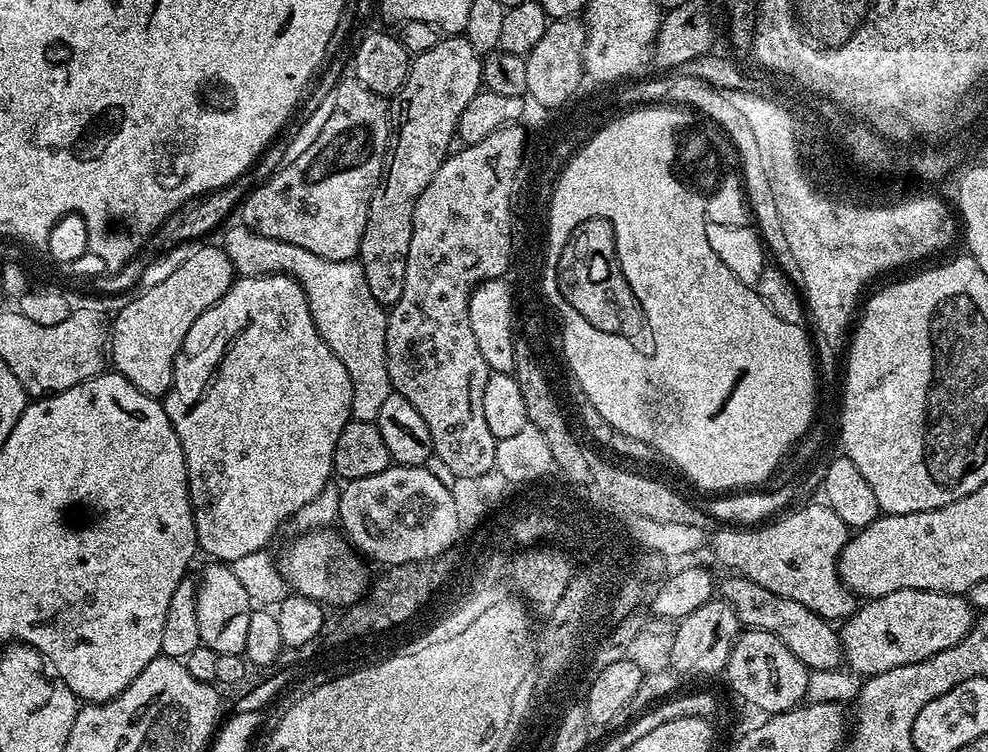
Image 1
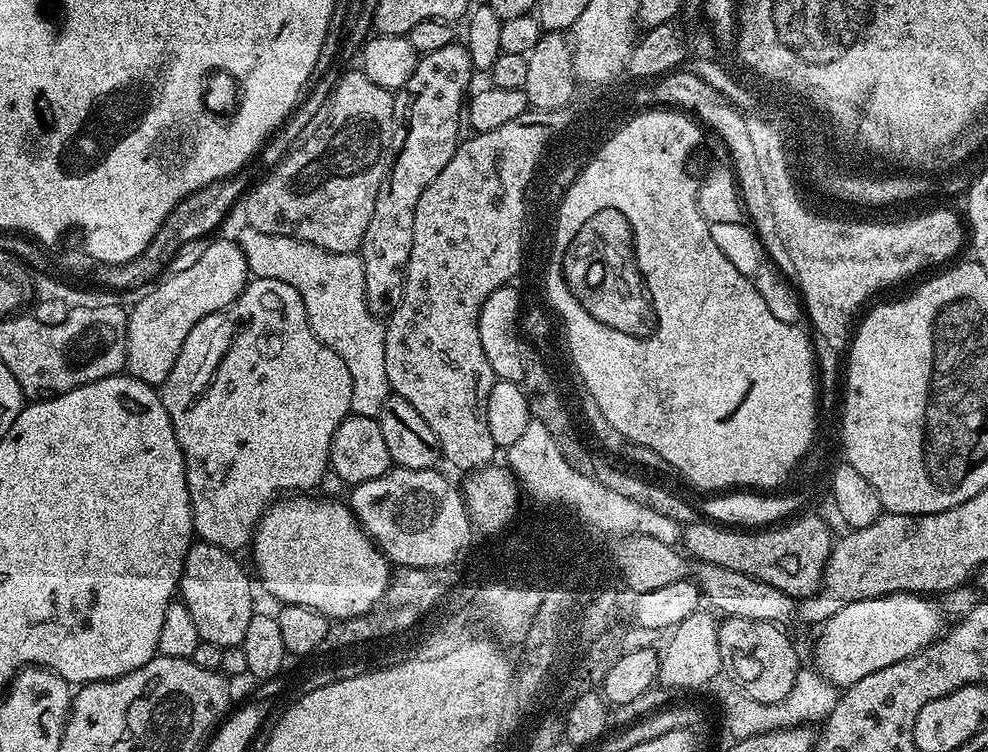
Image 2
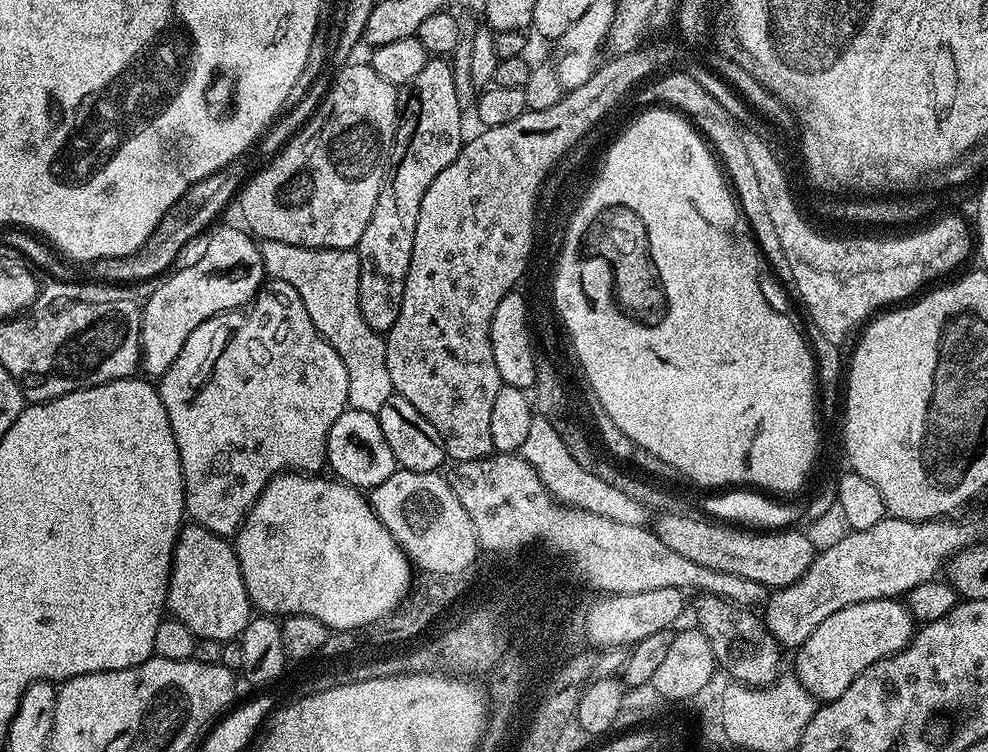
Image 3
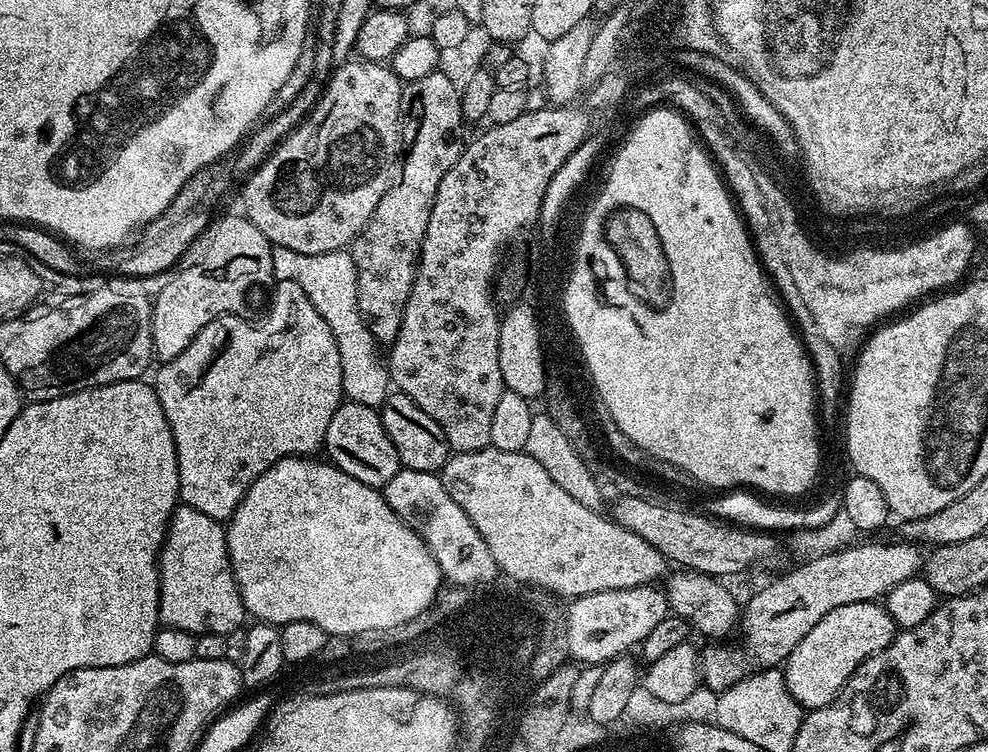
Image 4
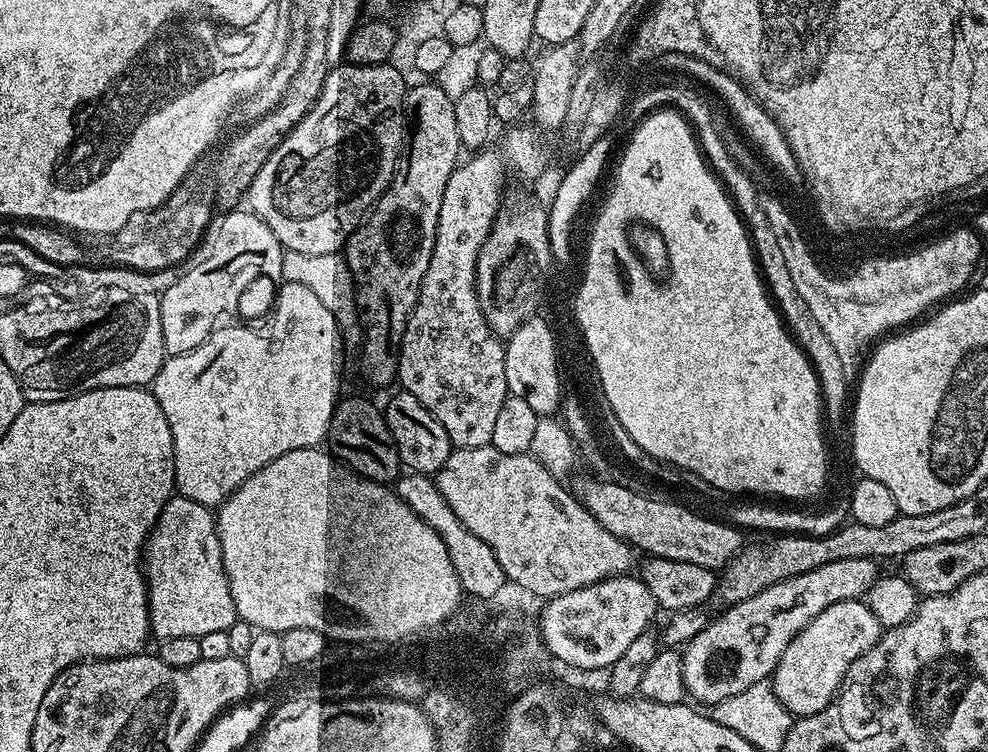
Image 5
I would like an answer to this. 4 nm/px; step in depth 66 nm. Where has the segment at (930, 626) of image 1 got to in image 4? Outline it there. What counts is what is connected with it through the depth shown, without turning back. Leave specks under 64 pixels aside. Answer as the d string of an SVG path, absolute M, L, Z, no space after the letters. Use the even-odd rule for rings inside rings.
M867 600L854 602L850 606L838 606L838 610L830 610L784 661L782 671L784 681L794 694L801 708L811 710L825 708L846 686L846 682L858 670L866 658L881 652L896 637L898 629L890 618L888 609L883 603Z

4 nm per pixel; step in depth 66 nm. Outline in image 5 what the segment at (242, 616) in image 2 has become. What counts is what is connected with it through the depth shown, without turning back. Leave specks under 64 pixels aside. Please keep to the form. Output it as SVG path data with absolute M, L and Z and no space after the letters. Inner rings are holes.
M173 494L160 512L152 533L142 549L144 579L148 581L148 613L151 635L157 641L166 638L199 638L215 632L227 632L237 620L234 598L230 594L228 576L224 573L220 539L216 533L213 509L202 506L190 498Z

